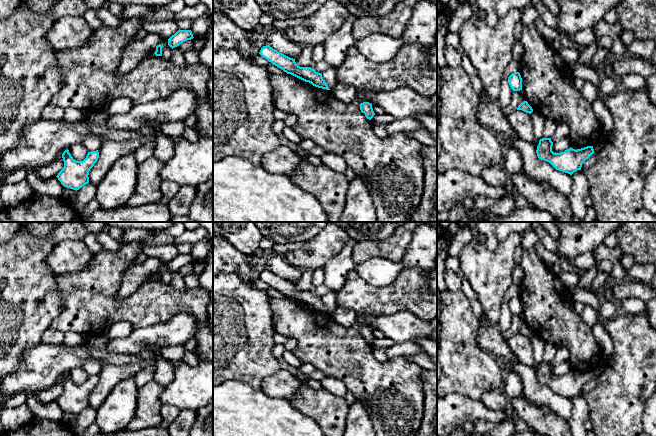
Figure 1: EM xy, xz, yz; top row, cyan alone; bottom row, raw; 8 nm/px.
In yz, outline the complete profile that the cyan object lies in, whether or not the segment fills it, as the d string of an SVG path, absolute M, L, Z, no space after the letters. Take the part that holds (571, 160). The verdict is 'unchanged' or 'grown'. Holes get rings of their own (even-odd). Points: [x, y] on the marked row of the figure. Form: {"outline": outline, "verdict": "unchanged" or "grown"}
{"outline": "M551 138L540 139L536 150L538 158L549 162L556 170L570 175L577 170L581 170L583 162L594 153L593 146L577 150L570 147L560 153L554 153L552 146Z", "verdict": "unchanged"}

